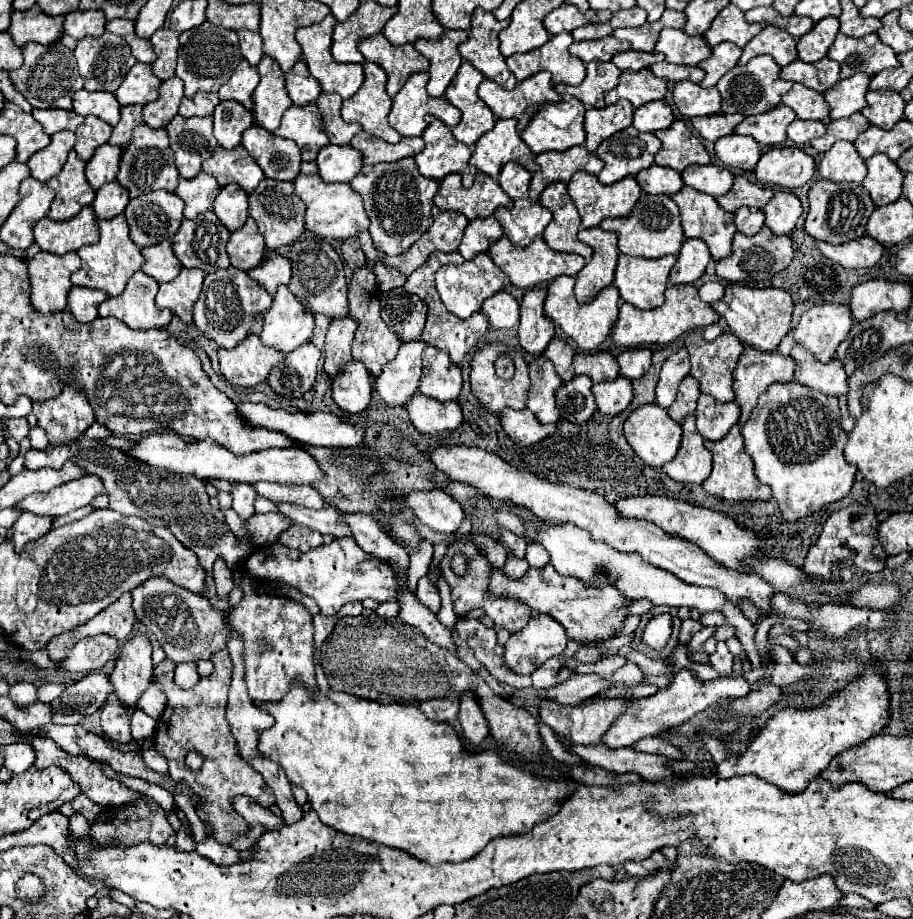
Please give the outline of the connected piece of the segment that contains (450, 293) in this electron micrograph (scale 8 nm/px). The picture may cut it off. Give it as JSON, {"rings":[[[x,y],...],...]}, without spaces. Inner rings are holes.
{"rings":[[[477,254],[463,264],[441,266],[435,272],[435,282],[437,282],[437,292],[443,304],[447,306],[447,310],[455,314],[457,318],[469,318],[473,312],[481,310],[481,304],[487,298],[491,298],[493,294],[497,294],[503,288],[505,274],[499,270],[499,266],[495,266],[495,262],[487,254]]]}

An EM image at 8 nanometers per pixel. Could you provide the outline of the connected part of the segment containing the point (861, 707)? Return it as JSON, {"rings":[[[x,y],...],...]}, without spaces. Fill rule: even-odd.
{"rings":[[[865,668],[865,672],[849,682],[845,690],[833,694],[825,706],[817,706],[817,710],[783,708],[777,712],[741,756],[731,754],[721,740],[709,734],[701,734],[701,740],[717,764],[715,774],[719,778],[753,774],[761,780],[771,780],[771,784],[785,792],[795,794],[805,790],[807,782],[817,778],[839,752],[863,744],[867,738],[879,734],[889,724],[889,718],[891,706],[885,672],[879,668]]]}

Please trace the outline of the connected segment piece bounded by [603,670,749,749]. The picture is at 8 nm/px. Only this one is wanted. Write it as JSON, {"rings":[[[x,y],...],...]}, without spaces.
{"rings":[[[679,670],[673,676],[673,684],[669,688],[659,690],[655,696],[629,702],[629,708],[625,710],[625,714],[621,714],[611,724],[611,728],[604,735],[603,742],[611,749],[630,747],[645,736],[655,736],[655,734],[661,734],[665,728],[673,728],[673,726],[683,724],[685,720],[689,720],[697,712],[713,706],[717,700],[743,698],[747,694],[749,694],[749,682],[745,682],[739,674],[731,674],[731,676],[723,676],[715,682],[699,684],[693,678],[691,670]]]}

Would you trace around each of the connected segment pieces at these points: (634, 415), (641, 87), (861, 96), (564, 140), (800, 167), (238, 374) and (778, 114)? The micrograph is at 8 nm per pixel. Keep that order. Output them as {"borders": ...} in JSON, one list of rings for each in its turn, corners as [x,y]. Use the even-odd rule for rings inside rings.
{"borders":[[[[645,404],[633,410],[625,420],[623,434],[635,454],[655,468],[669,462],[681,442],[681,426],[657,404]]],[[[643,68],[639,72],[625,70],[621,74],[619,86],[605,94],[605,102],[607,104],[615,104],[617,100],[625,98],[635,108],[639,108],[639,106],[643,106],[647,102],[663,100],[665,92],[667,92],[667,80],[653,76],[649,68]]],[[[855,74],[847,80],[839,80],[831,90],[825,92],[825,100],[831,106],[831,120],[847,118],[867,106],[865,94],[871,78],[867,74]]],[[[577,98],[545,104],[545,108],[541,108],[521,132],[521,138],[533,154],[545,150],[569,150],[585,142],[583,120],[585,106]]],[[[771,148],[755,166],[757,180],[789,190],[807,184],[813,178],[813,172],[815,160],[799,148]]],[[[249,334],[231,350],[219,350],[219,368],[223,378],[233,386],[255,386],[267,378],[271,368],[285,358],[283,352],[261,344],[259,336]]],[[[781,104],[769,112],[763,112],[757,116],[747,116],[737,126],[735,132],[755,138],[761,146],[777,146],[787,138],[785,130],[795,118],[797,116],[793,114],[793,110],[789,110],[787,106]]]]}

